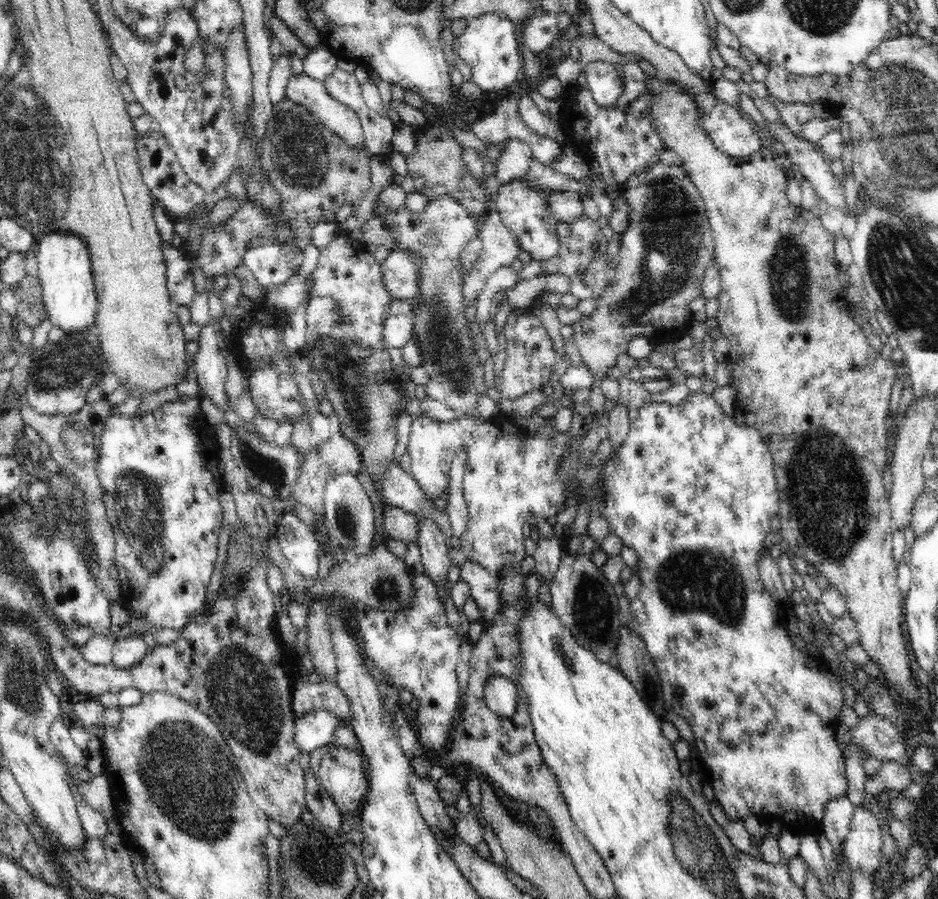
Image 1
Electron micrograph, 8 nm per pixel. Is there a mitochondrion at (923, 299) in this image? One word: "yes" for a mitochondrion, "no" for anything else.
yes

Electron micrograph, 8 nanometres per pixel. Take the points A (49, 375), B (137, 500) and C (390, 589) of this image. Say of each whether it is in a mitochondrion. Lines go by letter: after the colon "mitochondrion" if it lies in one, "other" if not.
A: mitochondrion
B: mitochondrion
C: mitochondrion

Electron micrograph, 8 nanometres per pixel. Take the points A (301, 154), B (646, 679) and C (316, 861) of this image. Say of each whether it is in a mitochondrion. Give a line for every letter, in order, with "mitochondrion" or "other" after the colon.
A: mitochondrion
B: mitochondrion
C: mitochondrion

